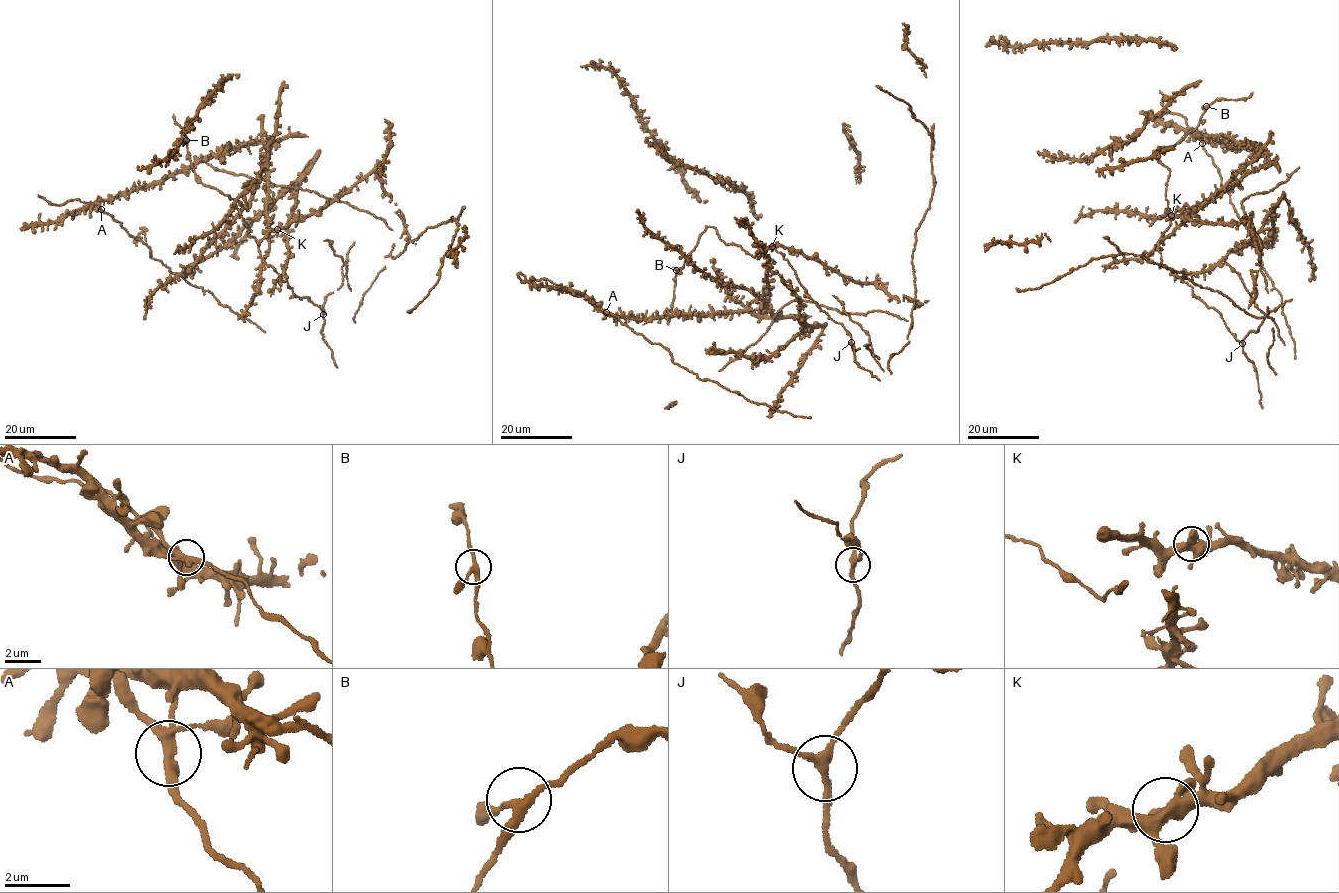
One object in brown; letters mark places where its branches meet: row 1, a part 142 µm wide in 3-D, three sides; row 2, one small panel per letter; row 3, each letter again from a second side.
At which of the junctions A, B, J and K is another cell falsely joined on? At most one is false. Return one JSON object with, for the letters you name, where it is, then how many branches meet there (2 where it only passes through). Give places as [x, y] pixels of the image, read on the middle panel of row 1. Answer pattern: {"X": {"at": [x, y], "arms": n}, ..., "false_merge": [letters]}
{"false_merge": []}

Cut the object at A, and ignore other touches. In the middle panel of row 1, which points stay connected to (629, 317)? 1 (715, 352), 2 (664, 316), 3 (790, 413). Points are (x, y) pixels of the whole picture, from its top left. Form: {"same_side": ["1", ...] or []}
{"same_side": ["1", "2"]}

